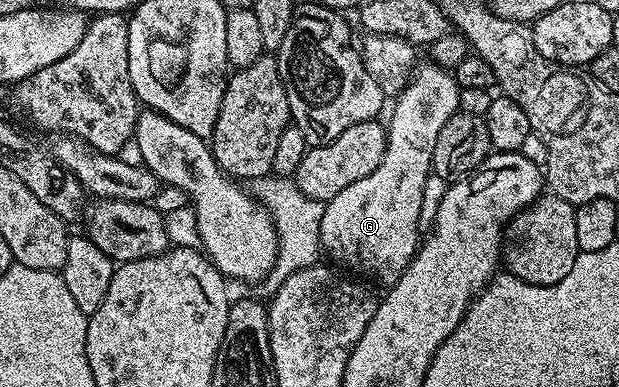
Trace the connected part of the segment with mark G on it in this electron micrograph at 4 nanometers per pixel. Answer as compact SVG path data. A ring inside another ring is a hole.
M422 62L417 65L405 90L393 101L390 124L385 125L386 149L380 166L376 166L368 178L352 182L352 186L325 201L326 209L320 218L325 255L359 272L354 273L359 277L367 276L362 278L375 280L383 286L392 285L401 278L418 253L424 182L432 175L436 138L440 138L444 122L459 111L459 91L453 75L439 64Z

